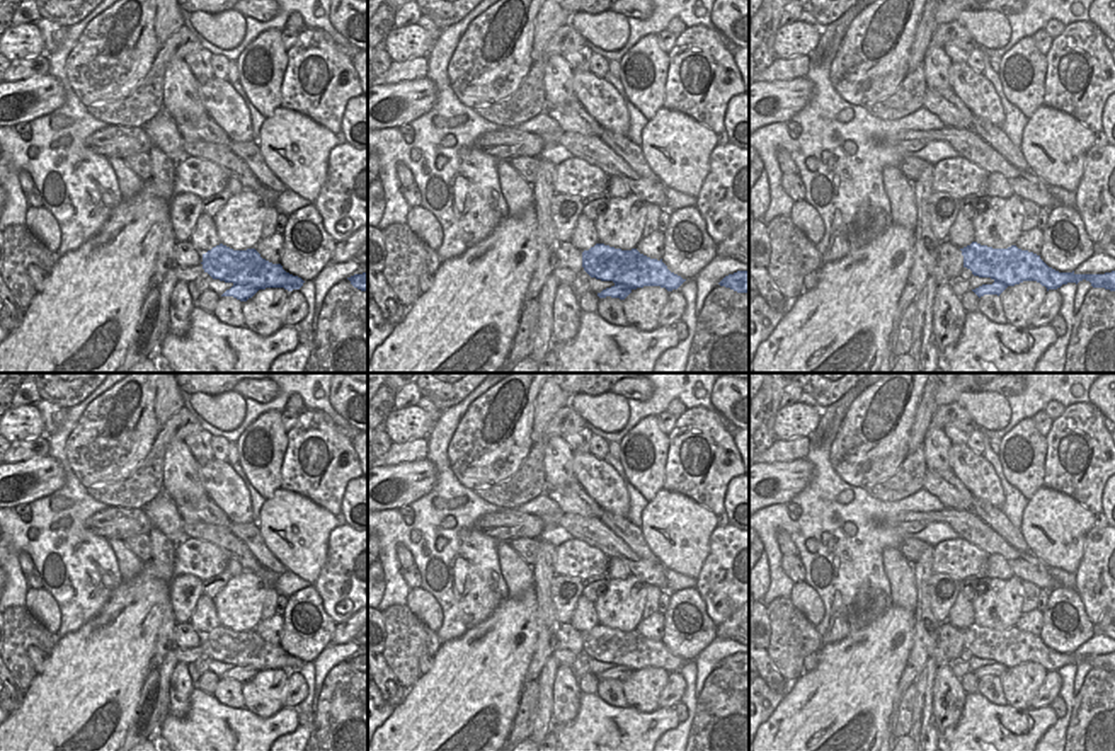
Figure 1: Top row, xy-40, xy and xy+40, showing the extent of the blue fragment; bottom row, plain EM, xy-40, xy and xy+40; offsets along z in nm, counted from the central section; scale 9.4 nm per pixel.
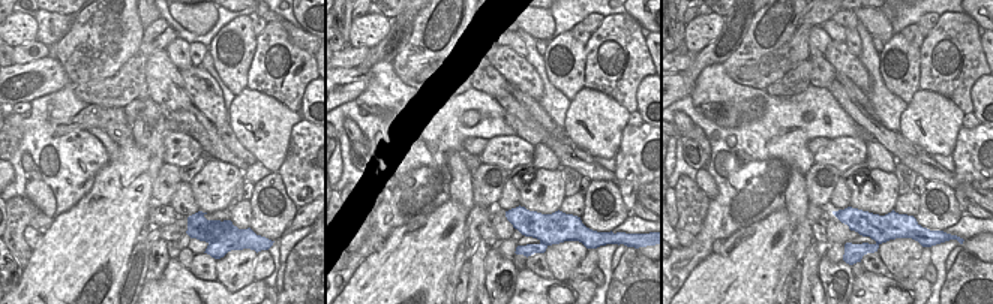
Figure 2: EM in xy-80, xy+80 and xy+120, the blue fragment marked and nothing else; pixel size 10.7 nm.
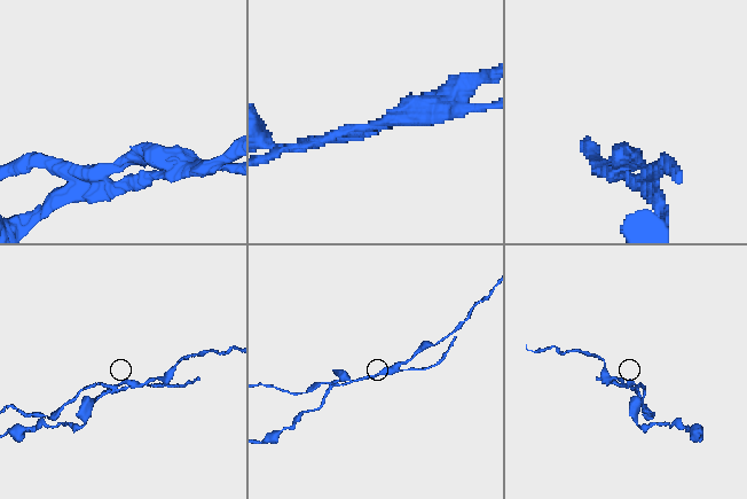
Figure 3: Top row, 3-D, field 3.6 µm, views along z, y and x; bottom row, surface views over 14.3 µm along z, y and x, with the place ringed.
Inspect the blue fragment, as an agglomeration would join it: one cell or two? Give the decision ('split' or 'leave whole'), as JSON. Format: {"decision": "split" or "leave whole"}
{"decision": "split"}

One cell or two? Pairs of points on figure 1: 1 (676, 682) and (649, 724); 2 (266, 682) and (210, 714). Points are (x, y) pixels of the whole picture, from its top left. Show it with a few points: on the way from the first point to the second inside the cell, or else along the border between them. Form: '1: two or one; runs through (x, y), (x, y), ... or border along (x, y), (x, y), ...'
1: two; border along (673, 705), (659, 709)
2: two; border along (244, 707), (263, 717), (271, 717), (283, 707)

